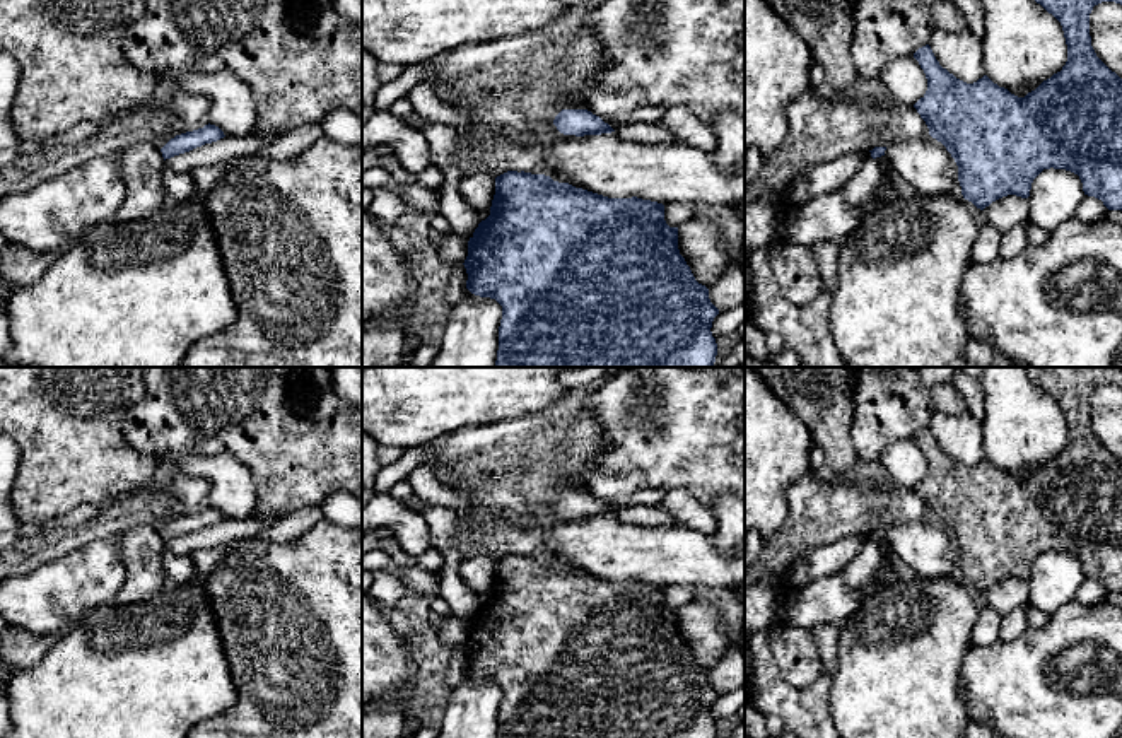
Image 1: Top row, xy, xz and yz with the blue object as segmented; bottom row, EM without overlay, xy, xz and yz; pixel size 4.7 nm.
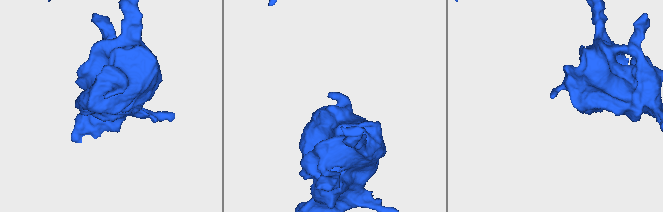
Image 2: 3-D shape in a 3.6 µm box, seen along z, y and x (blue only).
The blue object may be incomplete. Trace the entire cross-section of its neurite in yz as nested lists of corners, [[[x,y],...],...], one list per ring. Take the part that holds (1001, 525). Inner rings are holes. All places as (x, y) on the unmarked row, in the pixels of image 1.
[[[1026,367],[1035,381],[1062,408],[1067,444],[1025,480],[1011,477],[987,458],[967,466],[939,448],[929,427],[914,441],[927,461],[926,477],[914,487],[958,548],[965,583],[984,593],[992,584],[1016,577],[1030,579],[1033,562],[1043,552],[1066,552],[1079,559],[1083,574],[1122,593],[1122,461],[1095,436],[1090,396],[1102,384],[1122,388],[1120,367]]]

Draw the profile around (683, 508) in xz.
[[[671,489],[656,504],[669,512],[676,521],[676,528],[690,528],[712,535],[717,528],[716,514],[704,507],[688,490]]]

